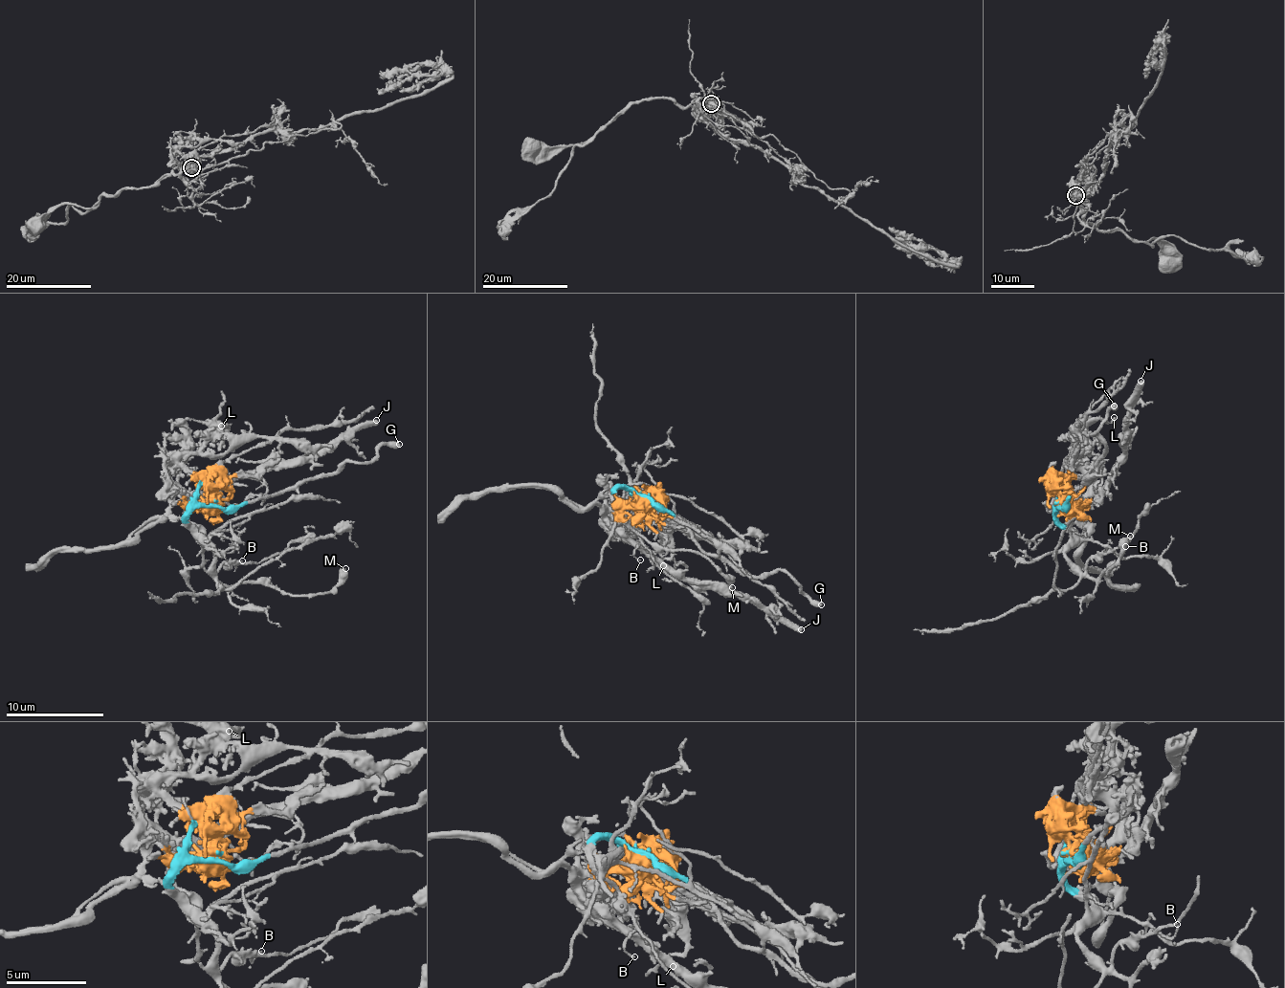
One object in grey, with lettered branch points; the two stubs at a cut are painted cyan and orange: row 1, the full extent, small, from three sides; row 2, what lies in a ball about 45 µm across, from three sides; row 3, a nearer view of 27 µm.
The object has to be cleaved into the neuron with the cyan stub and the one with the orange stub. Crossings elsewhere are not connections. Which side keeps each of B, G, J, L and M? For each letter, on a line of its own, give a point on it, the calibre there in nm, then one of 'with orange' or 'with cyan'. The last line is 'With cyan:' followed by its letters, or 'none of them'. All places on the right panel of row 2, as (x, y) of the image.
B: at (1125, 546); 70 nm thick; with cyan
G: at (1114, 406); 480 nm thick; with cyan
J: at (1140, 381); 460 nm thick; with orange
L: at (1114, 417); 140 nm thick; with orange
M: at (1130, 536); 300 nm thick; with cyan
With cyan: B, G, M

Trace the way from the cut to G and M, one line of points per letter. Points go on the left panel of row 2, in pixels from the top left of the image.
G: (212, 502), (239, 508), (336, 471), (345, 462), (366, 462), (383, 445), (400, 444)
M: (212, 502), (188, 518), (214, 556), (219, 581), (322, 595), (345, 569)

